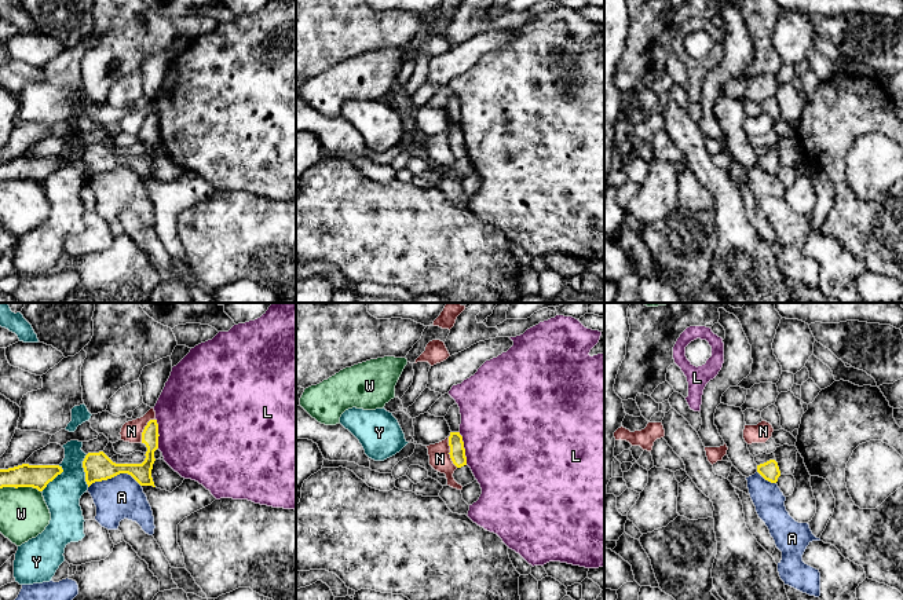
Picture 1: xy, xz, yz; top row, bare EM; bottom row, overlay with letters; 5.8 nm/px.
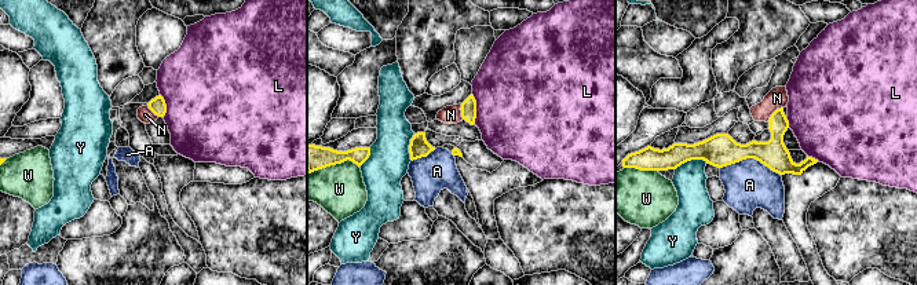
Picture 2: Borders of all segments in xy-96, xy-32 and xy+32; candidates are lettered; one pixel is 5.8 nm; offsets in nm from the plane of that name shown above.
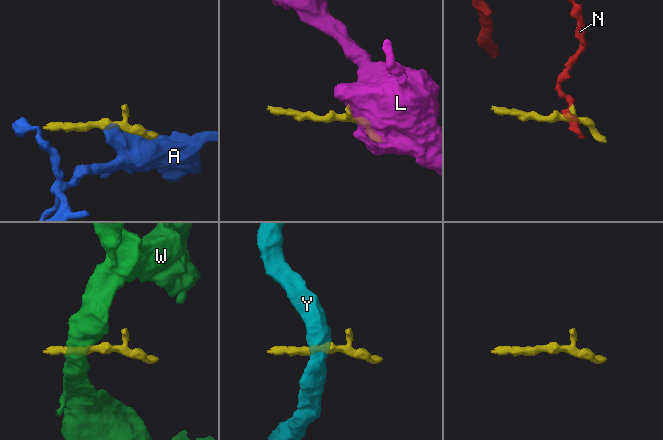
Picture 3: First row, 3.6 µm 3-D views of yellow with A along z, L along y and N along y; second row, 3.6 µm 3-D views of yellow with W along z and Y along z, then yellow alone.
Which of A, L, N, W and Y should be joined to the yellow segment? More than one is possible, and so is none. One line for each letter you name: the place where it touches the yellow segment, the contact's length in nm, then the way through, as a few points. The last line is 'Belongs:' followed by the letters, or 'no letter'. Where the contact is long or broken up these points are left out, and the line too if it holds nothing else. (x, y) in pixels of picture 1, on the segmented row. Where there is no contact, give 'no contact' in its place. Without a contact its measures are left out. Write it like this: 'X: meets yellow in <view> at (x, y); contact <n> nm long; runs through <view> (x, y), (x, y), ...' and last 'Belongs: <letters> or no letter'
Belongs: no letter

